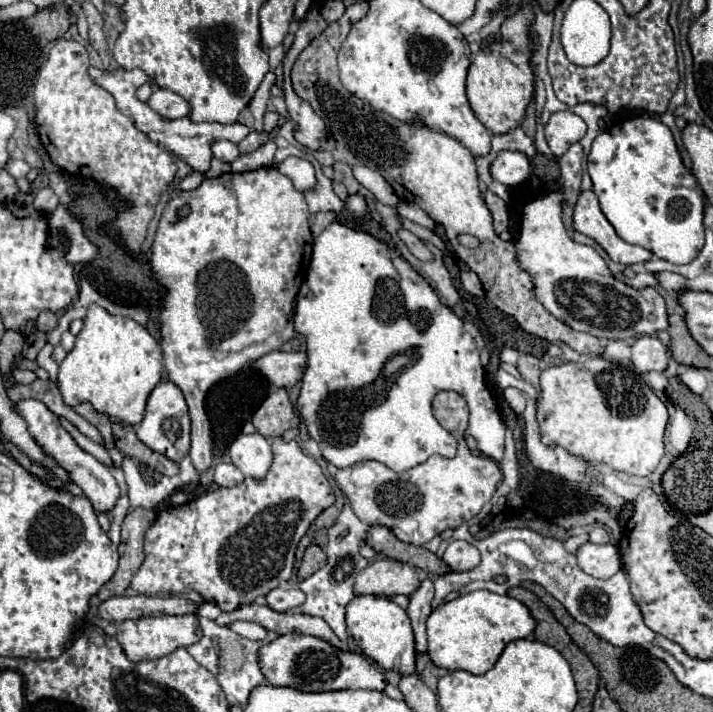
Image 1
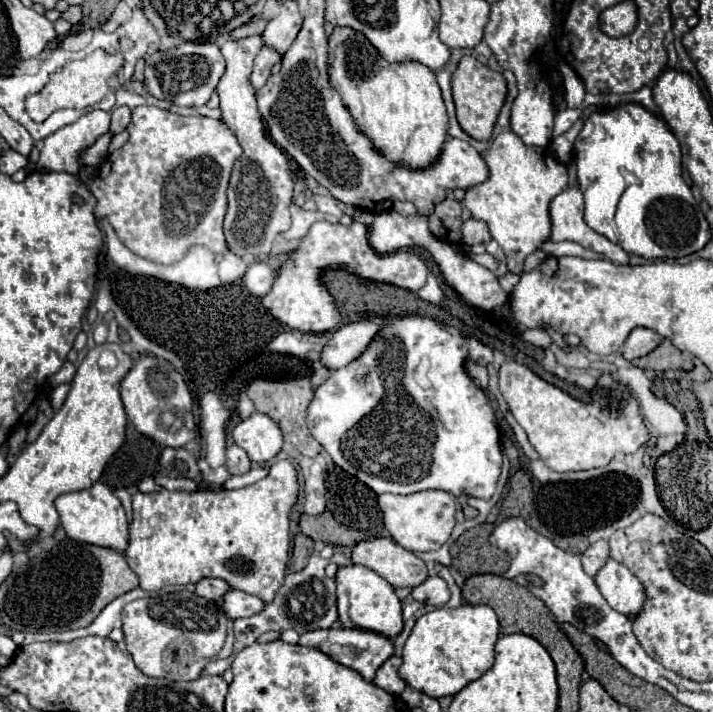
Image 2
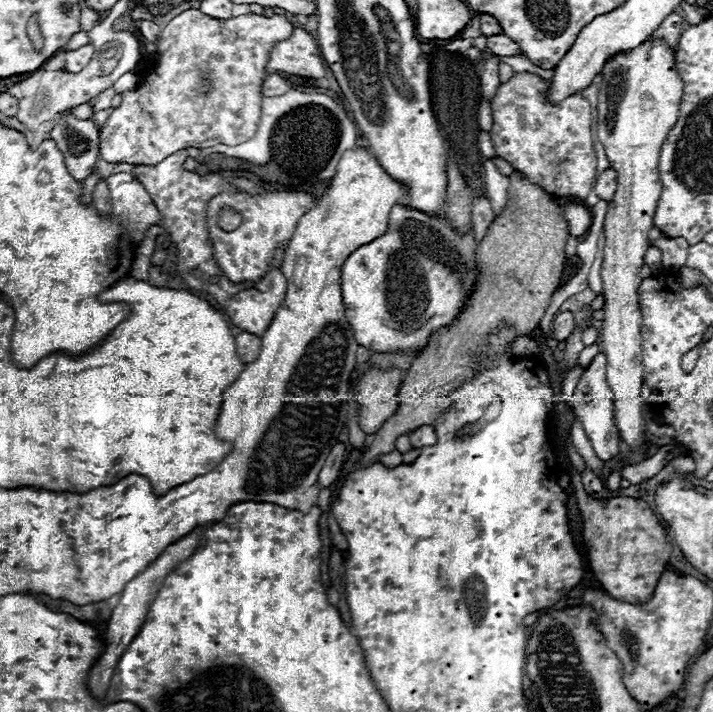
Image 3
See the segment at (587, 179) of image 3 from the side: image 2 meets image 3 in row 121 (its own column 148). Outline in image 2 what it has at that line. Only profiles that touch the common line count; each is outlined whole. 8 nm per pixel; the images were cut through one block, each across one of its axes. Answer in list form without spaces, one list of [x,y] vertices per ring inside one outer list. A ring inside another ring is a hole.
[[[288,460],[270,466],[268,476],[240,490],[196,490],[196,492],[170,492],[134,494],[132,508],[134,520],[130,526],[130,544],[126,550],[128,566],[138,572],[142,590],[160,590],[168,584],[196,584],[200,578],[222,578],[230,588],[254,594],[266,604],[274,600],[276,590],[282,586],[288,552],[290,552],[290,522],[288,514],[298,498],[296,470]]]

